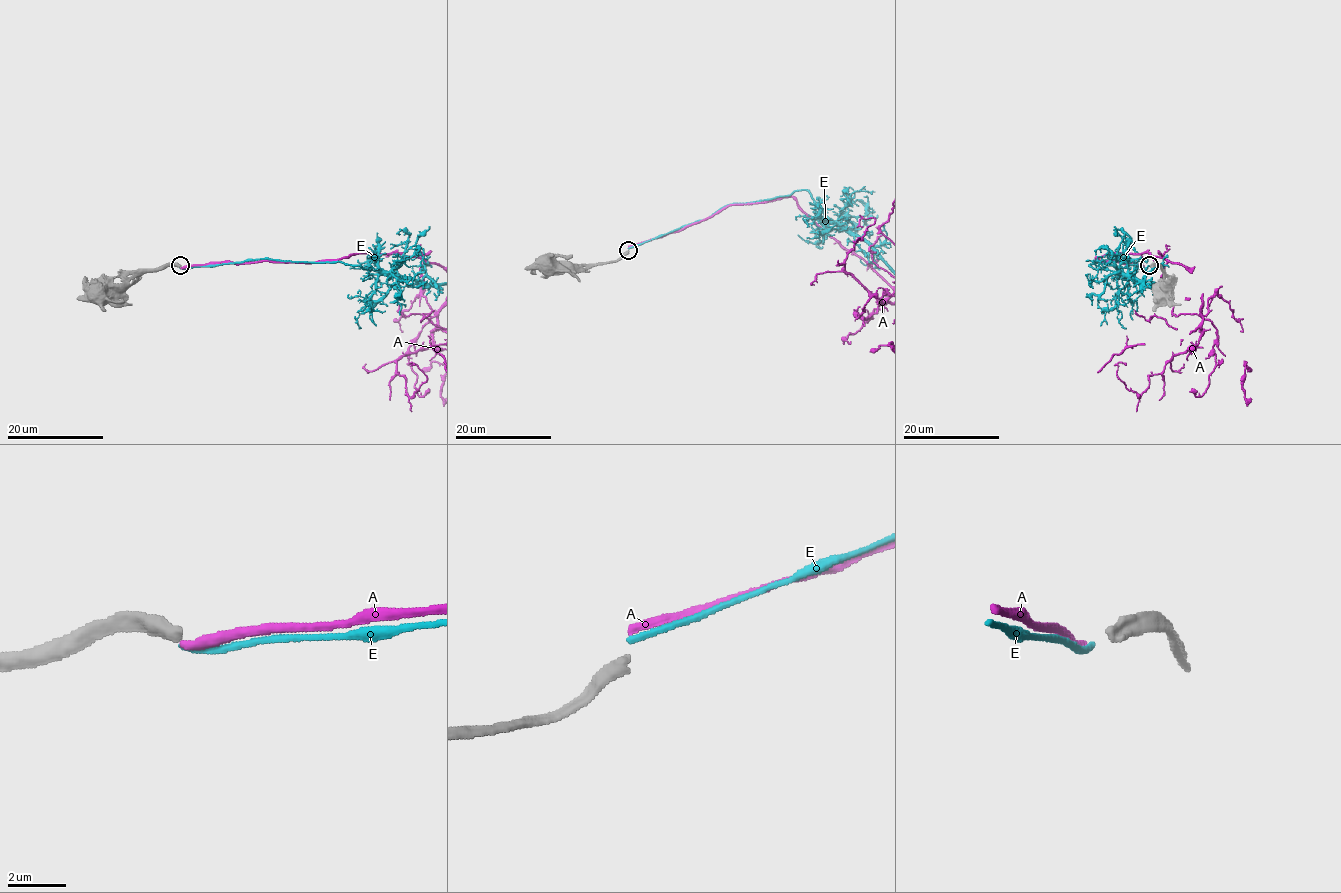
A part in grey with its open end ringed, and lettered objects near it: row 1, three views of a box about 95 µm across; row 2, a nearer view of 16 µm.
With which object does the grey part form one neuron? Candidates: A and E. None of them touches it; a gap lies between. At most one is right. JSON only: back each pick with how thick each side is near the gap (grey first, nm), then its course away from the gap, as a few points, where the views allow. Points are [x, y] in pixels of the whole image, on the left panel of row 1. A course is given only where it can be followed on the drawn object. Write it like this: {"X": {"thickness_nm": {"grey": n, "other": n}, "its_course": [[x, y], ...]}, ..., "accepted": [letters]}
{"accepted": []}

